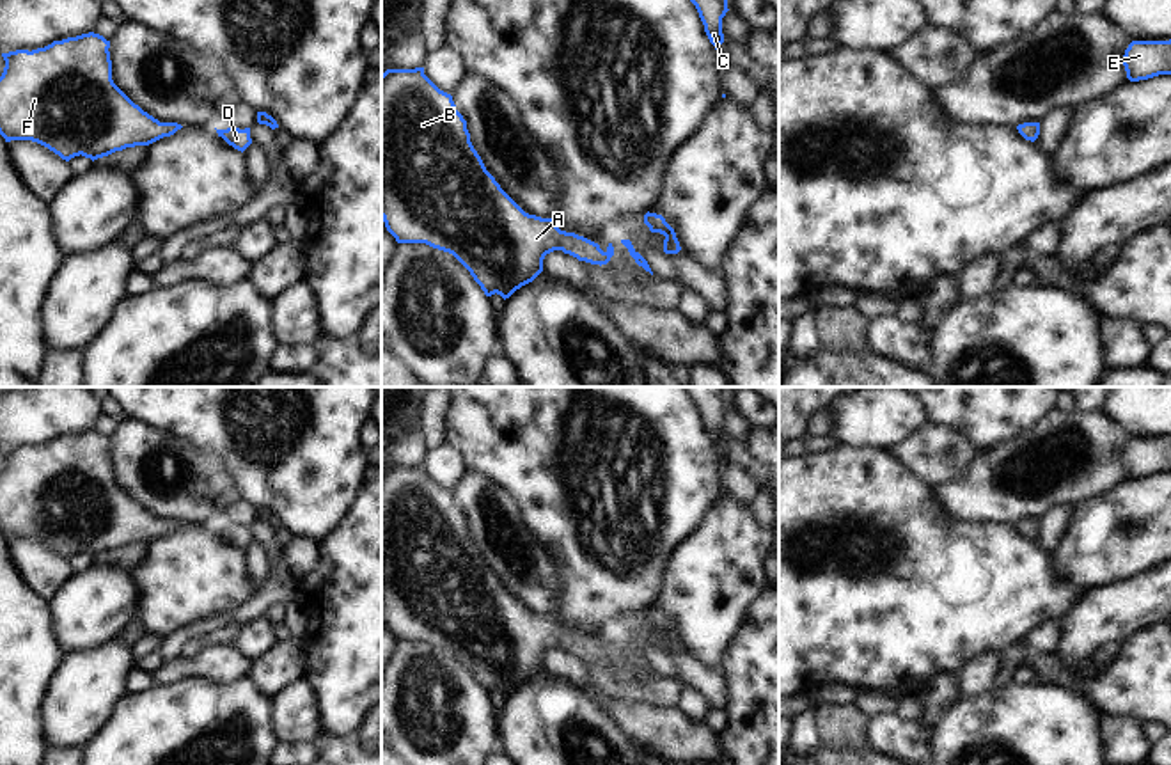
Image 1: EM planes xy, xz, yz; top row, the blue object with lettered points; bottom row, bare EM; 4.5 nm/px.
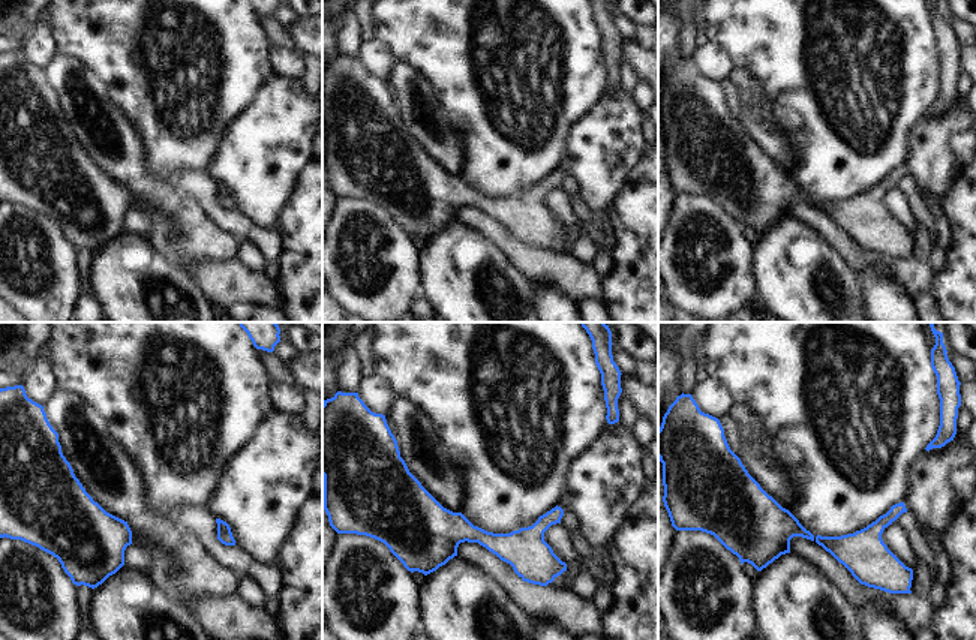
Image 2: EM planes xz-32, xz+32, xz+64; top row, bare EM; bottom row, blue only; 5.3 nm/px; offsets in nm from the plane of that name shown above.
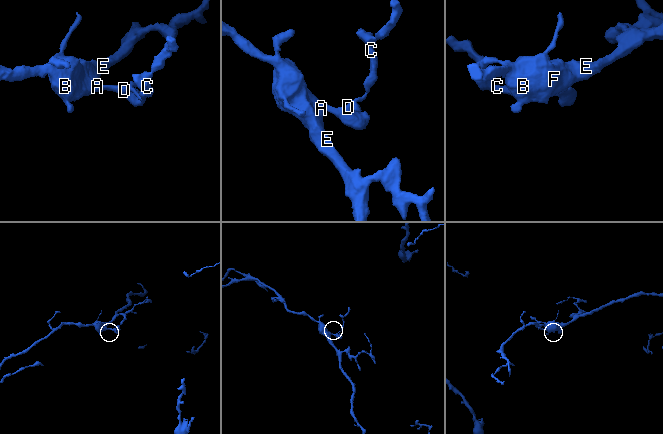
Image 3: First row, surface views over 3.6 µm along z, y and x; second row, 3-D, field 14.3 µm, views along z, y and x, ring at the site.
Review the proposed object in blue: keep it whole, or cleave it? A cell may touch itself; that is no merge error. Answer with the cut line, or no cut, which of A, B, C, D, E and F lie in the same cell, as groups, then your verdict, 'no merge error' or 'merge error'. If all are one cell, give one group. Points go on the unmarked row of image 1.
no cut; A B C D E F; no merge error

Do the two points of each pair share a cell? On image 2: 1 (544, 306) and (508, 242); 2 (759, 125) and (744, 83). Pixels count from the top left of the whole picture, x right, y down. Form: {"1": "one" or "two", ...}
{"1": "two", "2": "one"}

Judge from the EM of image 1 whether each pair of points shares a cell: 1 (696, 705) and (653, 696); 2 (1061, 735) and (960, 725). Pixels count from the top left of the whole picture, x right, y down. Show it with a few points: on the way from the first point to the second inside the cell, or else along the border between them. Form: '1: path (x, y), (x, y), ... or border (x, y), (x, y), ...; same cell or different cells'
1: border (683, 687), (675, 705); different cells
2: path (1037, 735), (985, 735); same cell

